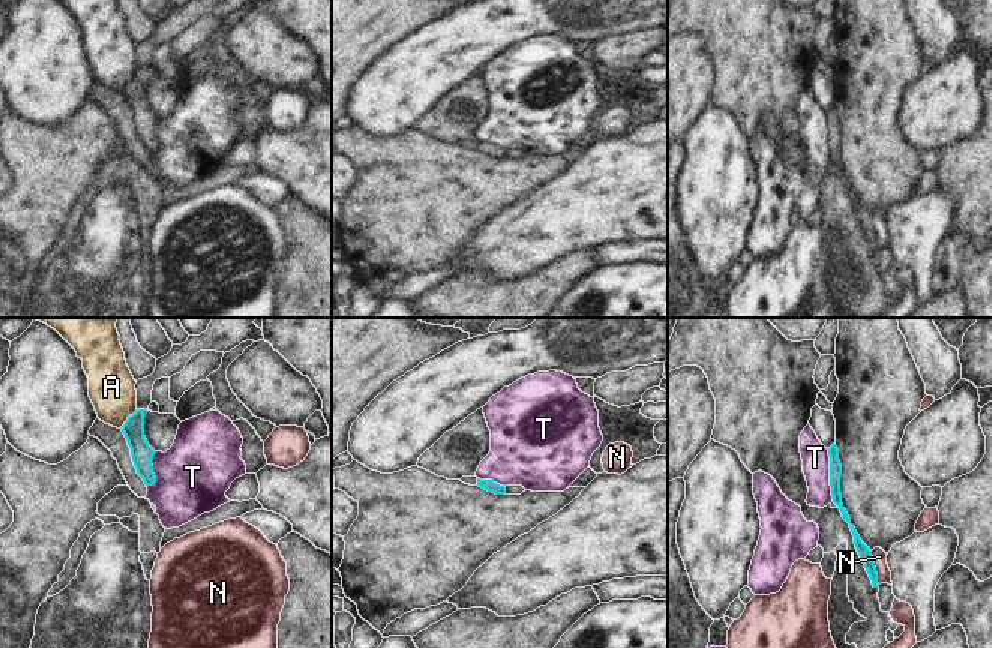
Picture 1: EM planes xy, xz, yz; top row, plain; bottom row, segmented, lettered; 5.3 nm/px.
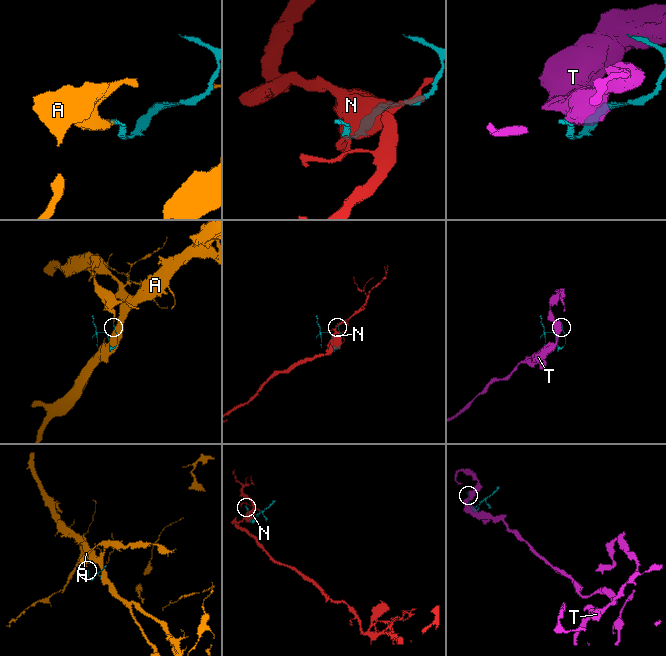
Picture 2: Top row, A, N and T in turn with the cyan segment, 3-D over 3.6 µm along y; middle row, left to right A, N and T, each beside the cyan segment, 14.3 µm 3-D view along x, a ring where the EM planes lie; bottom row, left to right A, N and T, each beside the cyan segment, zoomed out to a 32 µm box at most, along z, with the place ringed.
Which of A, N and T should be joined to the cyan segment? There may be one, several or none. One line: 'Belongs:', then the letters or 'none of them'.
Belongs: none of them

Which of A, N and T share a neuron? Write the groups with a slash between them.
A / N / T

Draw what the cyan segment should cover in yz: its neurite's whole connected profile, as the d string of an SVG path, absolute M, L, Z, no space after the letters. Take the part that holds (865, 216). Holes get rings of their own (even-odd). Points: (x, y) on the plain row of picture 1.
M833 108L827 114L830 120L830 150L831 150L833 166L840 172L842 182L849 188L851 196L854 200L855 213L864 228L864 232L872 244L873 252L878 252L879 250L878 237L872 220L872 214L861 206L855 192L851 189L851 183L842 168L842 158L840 158L842 129L839 124L839 114L836 108Z

